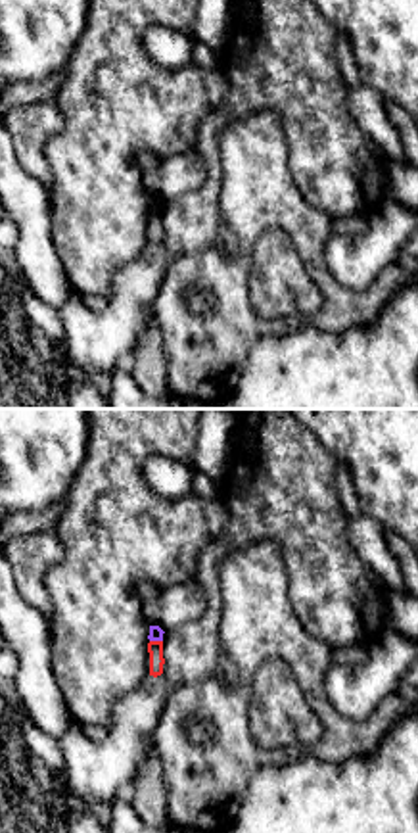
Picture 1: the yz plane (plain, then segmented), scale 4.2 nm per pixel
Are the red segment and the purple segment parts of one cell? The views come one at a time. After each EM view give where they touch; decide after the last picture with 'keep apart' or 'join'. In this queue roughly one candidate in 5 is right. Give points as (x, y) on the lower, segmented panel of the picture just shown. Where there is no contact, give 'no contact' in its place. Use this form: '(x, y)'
(156, 642)

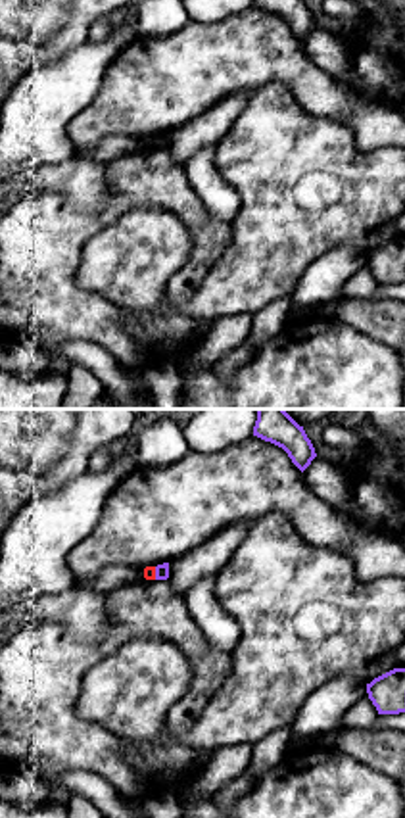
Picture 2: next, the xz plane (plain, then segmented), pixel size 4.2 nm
(154, 573)

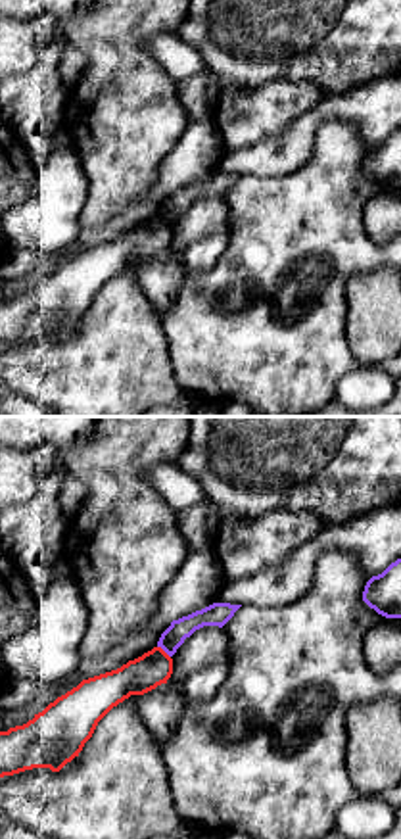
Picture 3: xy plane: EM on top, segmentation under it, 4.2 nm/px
(164, 651)

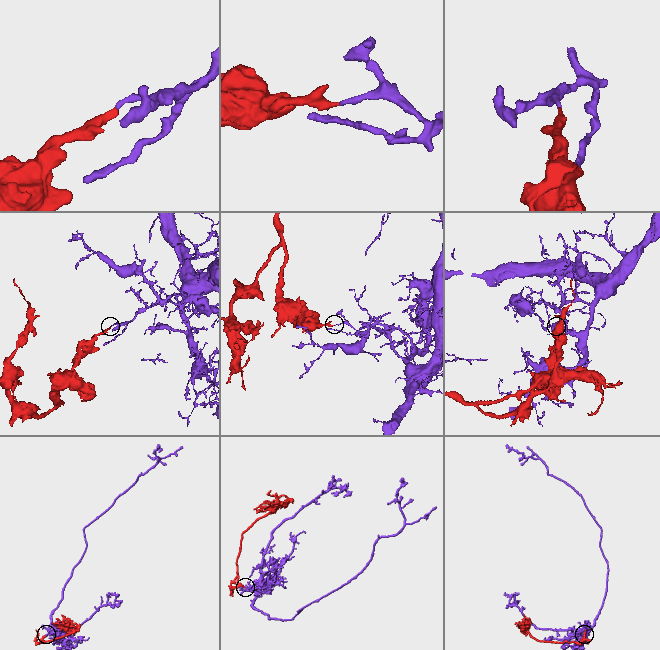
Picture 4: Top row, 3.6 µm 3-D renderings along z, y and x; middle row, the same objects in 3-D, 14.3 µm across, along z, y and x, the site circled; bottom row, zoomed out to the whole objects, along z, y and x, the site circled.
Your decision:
keep apart

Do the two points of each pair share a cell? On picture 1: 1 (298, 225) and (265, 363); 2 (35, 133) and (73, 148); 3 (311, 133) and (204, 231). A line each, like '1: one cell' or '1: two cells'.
1: two cells
2: two cells
3: one cell

